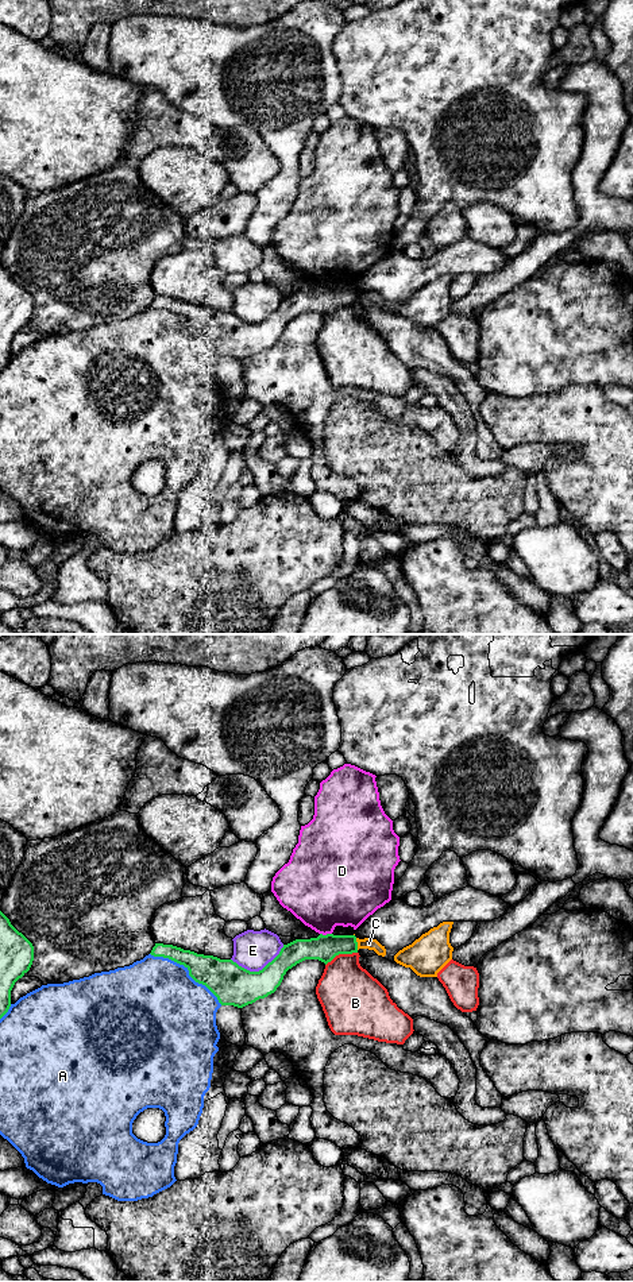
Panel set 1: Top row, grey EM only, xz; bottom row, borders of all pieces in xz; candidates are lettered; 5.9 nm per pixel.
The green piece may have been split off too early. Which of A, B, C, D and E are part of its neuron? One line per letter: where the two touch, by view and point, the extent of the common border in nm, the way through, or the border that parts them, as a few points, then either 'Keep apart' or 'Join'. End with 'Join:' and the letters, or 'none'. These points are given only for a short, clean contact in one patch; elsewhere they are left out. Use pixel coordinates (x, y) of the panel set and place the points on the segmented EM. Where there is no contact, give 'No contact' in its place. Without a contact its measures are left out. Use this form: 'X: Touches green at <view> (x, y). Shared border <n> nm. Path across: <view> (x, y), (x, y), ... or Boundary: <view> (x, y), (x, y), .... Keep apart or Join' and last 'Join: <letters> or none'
A: Touches green at xz (188, 969). Shared border 550 nm. Keep apart
B: Touches green at xz (340, 953). Shared border 200 nm. Keep apart
C: Touches green at xz (356, 943). Shared border 70 nm. Boundary: xz (355, 938), (358, 949). Keep apart
D: Touches green at xz (327, 934). Shared border 70 nm. Keep apart
E: Touches green at xz (259, 970). Shared border 340 nm. Keep apart
Join: none

